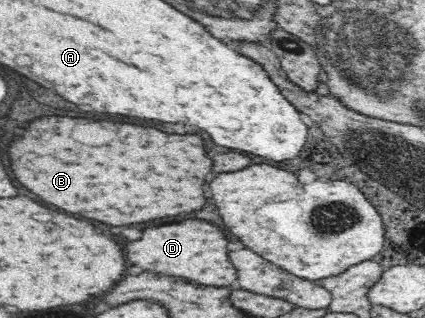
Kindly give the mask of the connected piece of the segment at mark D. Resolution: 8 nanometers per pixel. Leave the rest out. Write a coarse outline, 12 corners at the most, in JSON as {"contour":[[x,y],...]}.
{"contour":[[205,220],[151,226],[131,264],[229,286],[225,234]]}

